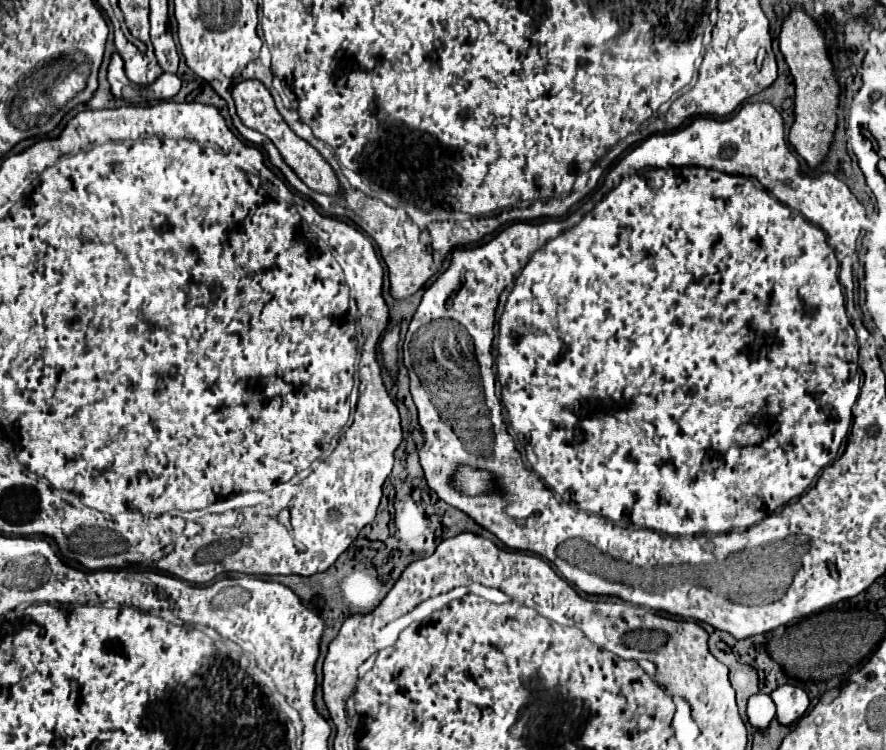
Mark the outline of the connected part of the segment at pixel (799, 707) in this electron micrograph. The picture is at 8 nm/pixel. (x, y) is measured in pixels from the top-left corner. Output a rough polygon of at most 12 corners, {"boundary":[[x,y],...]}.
{"boundary":[[782,684],[770,692],[780,724],[794,724],[808,708],[802,688]]}

